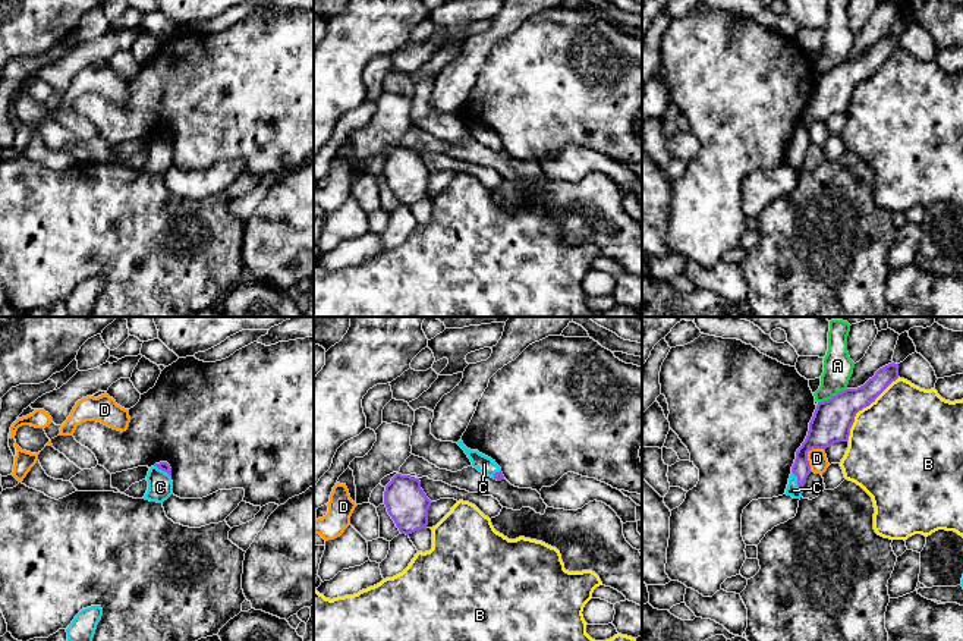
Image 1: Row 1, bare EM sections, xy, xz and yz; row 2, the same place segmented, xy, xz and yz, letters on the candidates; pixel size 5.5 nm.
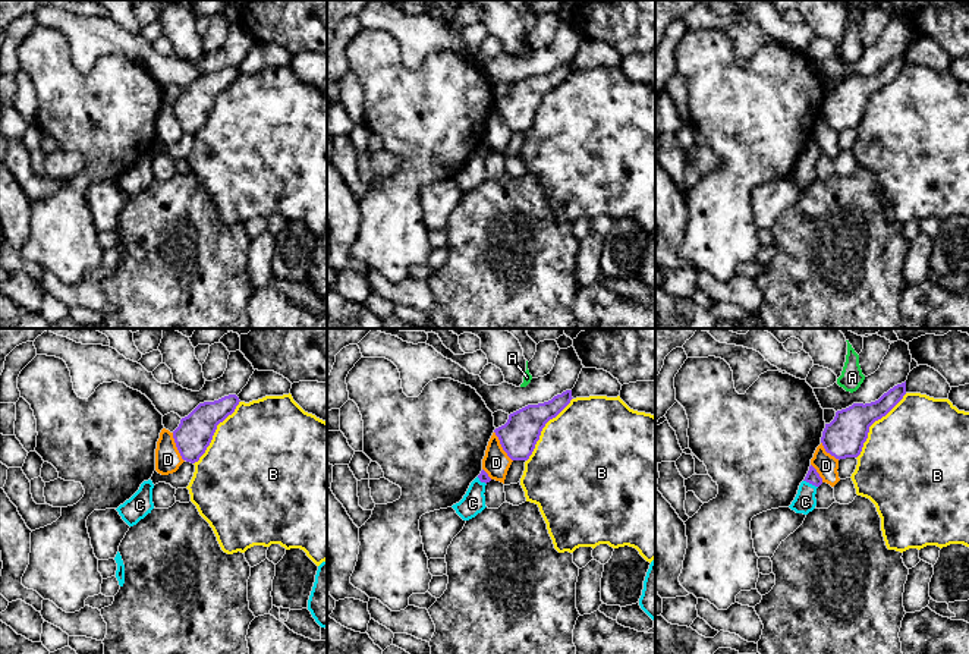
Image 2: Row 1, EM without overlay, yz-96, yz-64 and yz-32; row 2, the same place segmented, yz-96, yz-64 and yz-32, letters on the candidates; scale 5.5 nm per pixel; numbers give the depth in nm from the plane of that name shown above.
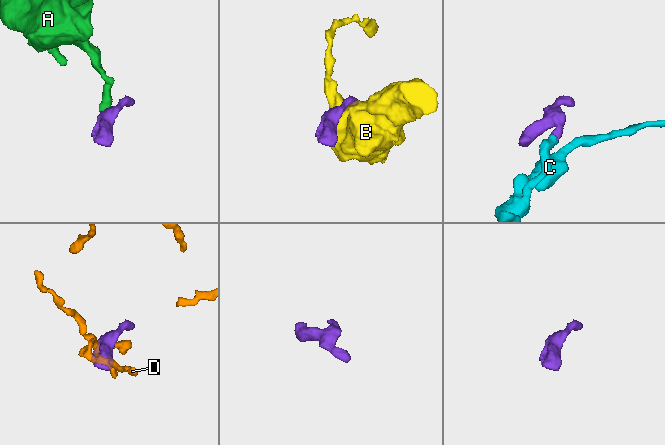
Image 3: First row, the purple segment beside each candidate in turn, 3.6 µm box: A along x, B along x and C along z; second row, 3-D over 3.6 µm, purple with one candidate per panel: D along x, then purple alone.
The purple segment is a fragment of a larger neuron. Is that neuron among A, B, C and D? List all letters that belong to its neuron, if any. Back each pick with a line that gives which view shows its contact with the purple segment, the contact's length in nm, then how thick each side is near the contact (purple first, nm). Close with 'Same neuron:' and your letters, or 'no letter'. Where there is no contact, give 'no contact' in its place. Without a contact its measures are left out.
C: contact in yz; length 110 nm; calibres 100 and 70 nm
Same neuron: C

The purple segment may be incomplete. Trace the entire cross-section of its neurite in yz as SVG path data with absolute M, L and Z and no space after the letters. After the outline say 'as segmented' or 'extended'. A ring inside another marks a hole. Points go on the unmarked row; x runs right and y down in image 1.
M899 35L879 40L872 50L857 60L846 60L828 72L819 73L809 94L809 103L796 123L786 166L800 170L808 147L812 144L808 123L827 120L834 114L847 113L855 88L899 50Z; extended

